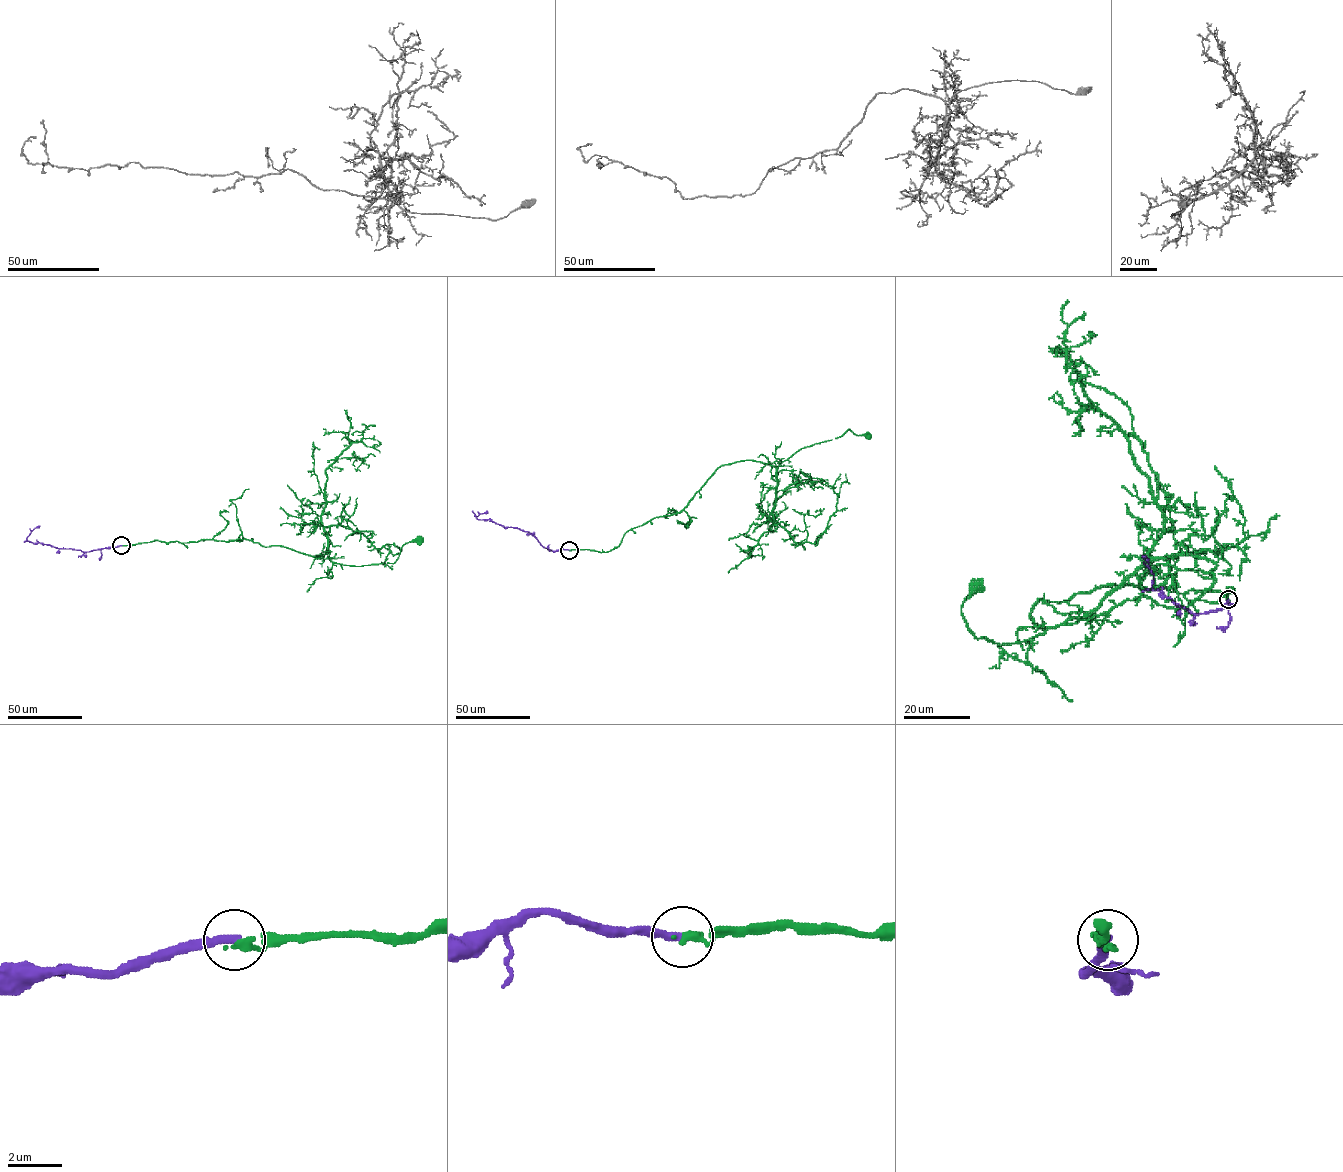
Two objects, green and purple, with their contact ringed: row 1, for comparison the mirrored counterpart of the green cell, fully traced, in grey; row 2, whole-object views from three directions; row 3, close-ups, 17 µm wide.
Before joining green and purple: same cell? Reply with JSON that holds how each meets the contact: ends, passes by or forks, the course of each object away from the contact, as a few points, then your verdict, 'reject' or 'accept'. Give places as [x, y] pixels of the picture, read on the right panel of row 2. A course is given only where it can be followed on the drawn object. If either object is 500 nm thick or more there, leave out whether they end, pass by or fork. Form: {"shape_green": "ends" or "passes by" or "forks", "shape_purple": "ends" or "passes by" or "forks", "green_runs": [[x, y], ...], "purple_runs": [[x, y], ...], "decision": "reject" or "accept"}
{"shape_green": "ends", "shape_purple": "ends", "green_runs": [[1228, 600], [1233, 589], [1106, 585], [1040, 600], [1030, 617], [1045, 630], [1000, 644], [967, 626], [974, 585]], "purple_runs": [[1228, 600], [1225, 603], [1227, 606], [1193, 614], [1153, 589], [1153, 573], [1143, 555]], "decision": "accept"}

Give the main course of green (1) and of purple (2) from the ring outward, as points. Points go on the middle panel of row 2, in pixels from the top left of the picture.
1: (569, 550), (616, 548), (630, 529), (679, 513), (722, 465), (753, 460), (777, 467), (848, 429), (868, 434)
2: (569, 550), (548, 549), (528, 532), (505, 527), (489, 519), (478, 519), (475, 515), (487, 511)

